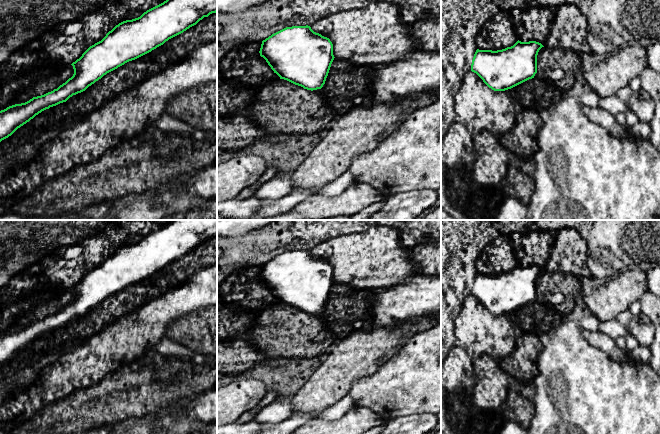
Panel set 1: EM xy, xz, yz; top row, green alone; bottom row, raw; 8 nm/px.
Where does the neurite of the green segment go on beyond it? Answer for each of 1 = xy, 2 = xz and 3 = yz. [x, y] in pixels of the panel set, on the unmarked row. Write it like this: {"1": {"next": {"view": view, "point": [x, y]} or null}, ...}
{"1": {"next": null}, "2": {"next": null}, "3": {"next": null}}

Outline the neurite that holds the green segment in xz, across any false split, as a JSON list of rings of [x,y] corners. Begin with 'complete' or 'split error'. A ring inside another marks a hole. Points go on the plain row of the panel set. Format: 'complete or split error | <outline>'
complete | [[[308,249],[286,251],[272,258],[262,265],[259,277],[280,303],[311,315],[323,311],[335,282],[330,263],[314,256]]]

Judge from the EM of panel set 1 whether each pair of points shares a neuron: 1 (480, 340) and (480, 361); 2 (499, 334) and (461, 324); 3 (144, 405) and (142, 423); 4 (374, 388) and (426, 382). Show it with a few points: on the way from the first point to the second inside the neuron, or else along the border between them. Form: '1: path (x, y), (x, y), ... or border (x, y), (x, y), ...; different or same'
1: border (472, 356), (487, 354), (498, 363); different
2: path (490, 334), (487, 331), (478, 331), (470, 326); same
3: border (165, 408), (139, 417), (124, 418), (120, 421); different
4: path (387, 388), (399, 388), (409, 382), (413, 382); same

